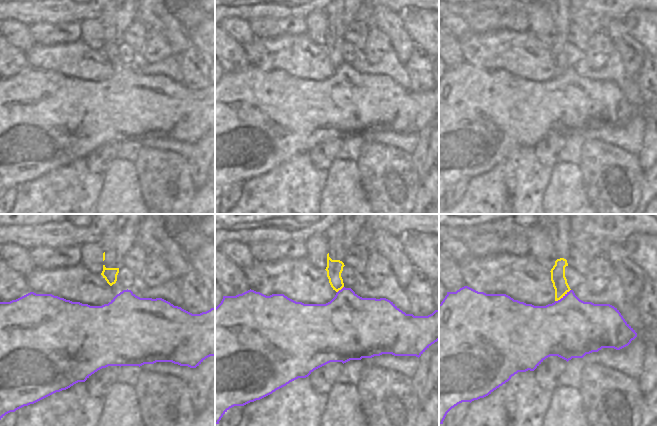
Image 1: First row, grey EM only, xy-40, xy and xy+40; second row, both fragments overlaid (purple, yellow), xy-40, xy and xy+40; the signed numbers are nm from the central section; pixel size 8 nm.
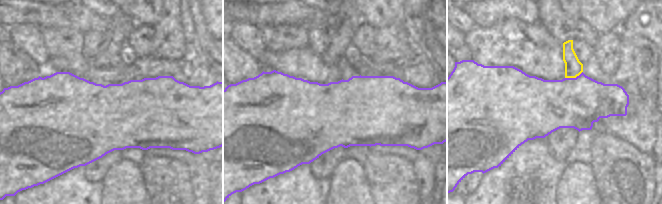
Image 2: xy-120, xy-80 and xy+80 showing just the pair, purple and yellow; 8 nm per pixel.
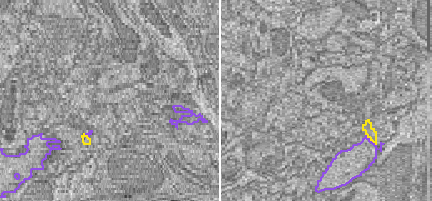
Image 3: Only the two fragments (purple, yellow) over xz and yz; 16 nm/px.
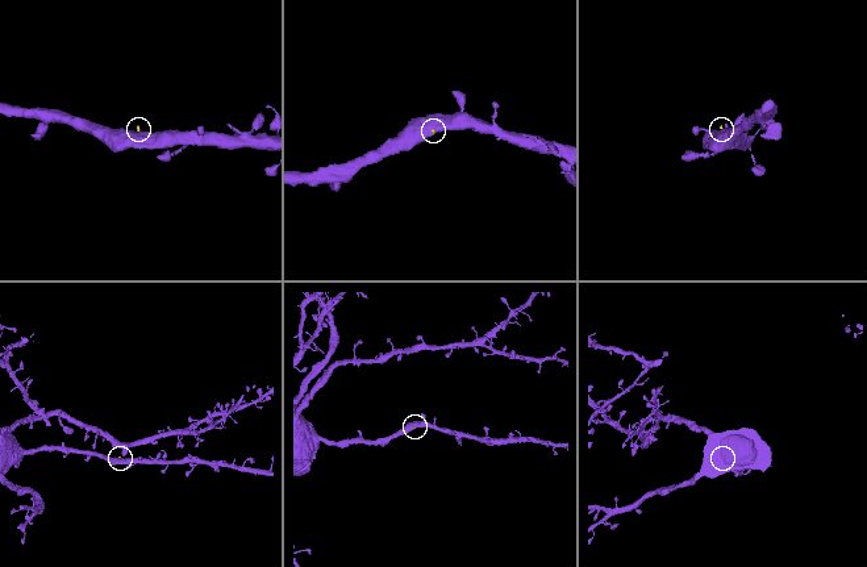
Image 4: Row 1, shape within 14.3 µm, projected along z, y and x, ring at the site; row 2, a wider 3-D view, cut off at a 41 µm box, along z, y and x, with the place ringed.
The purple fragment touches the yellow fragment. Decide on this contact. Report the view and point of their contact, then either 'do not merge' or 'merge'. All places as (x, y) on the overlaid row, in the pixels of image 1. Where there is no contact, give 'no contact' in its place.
meets purple in xy+40 at (563, 296); do not merge

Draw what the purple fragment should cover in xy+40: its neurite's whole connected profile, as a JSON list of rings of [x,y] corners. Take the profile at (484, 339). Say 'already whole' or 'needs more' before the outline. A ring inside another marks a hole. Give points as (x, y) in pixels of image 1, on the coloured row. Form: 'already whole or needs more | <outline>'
already whole | [[[464,286],[456,292],[447,292],[443,301],[439,304],[439,424],[447,413],[462,402],[472,402],[484,398],[494,390],[508,382],[518,372],[534,371],[546,358],[558,356],[567,362],[572,358],[583,358],[586,354],[598,352],[602,348],[614,348],[620,350],[628,346],[637,337],[635,330],[625,321],[617,308],[610,304],[594,304],[580,300],[573,290],[567,292],[560,300],[546,306],[534,306],[518,300],[514,300],[506,294],[486,294],[478,292],[468,286]]]

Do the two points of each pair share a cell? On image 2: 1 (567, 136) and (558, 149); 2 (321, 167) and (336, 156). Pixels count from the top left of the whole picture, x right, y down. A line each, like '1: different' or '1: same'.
1: same
2: same

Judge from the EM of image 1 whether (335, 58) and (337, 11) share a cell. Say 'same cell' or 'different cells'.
same cell

